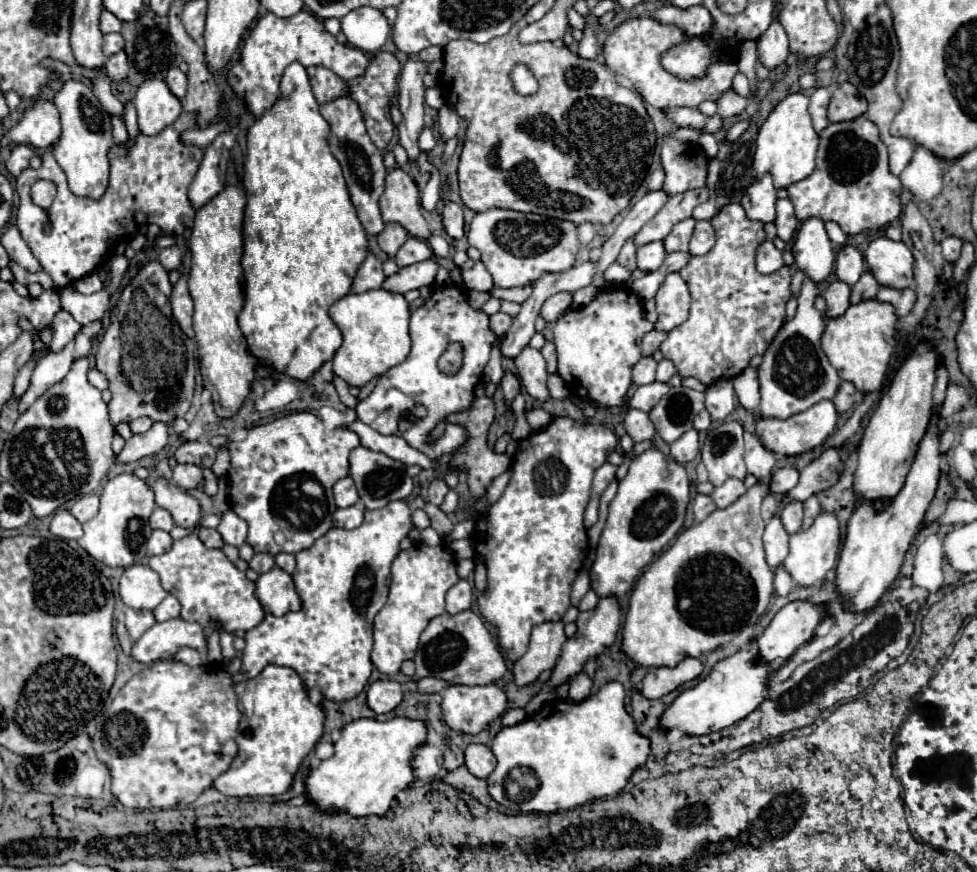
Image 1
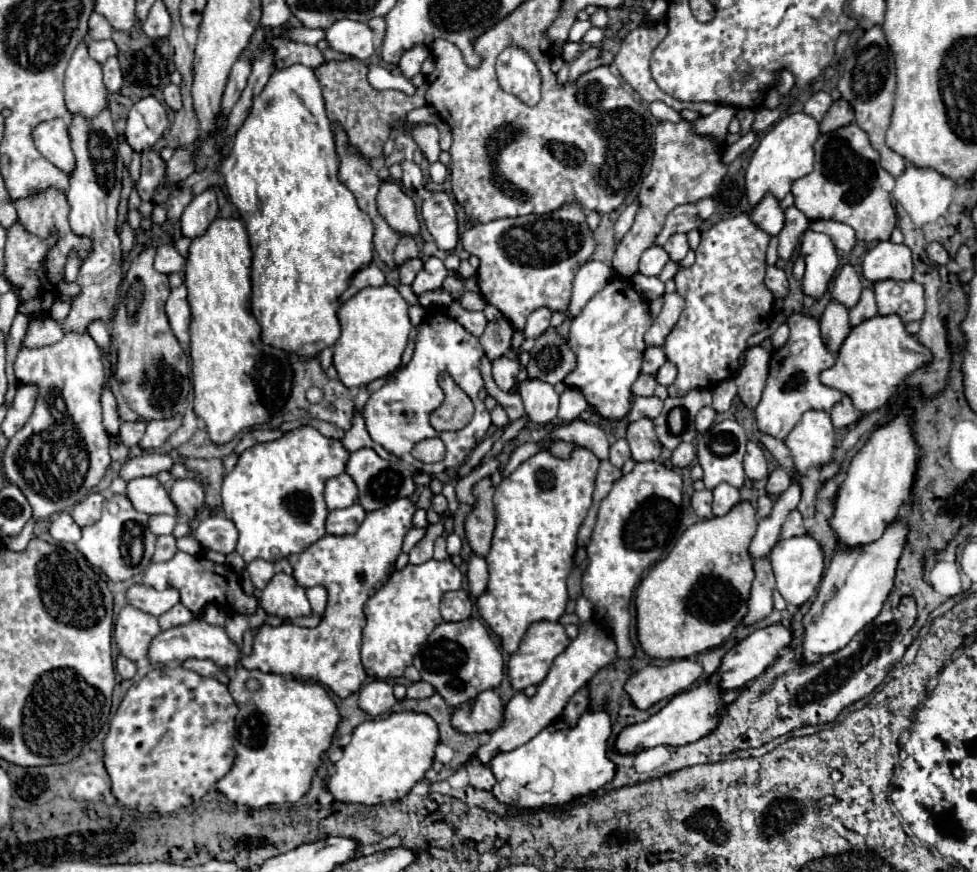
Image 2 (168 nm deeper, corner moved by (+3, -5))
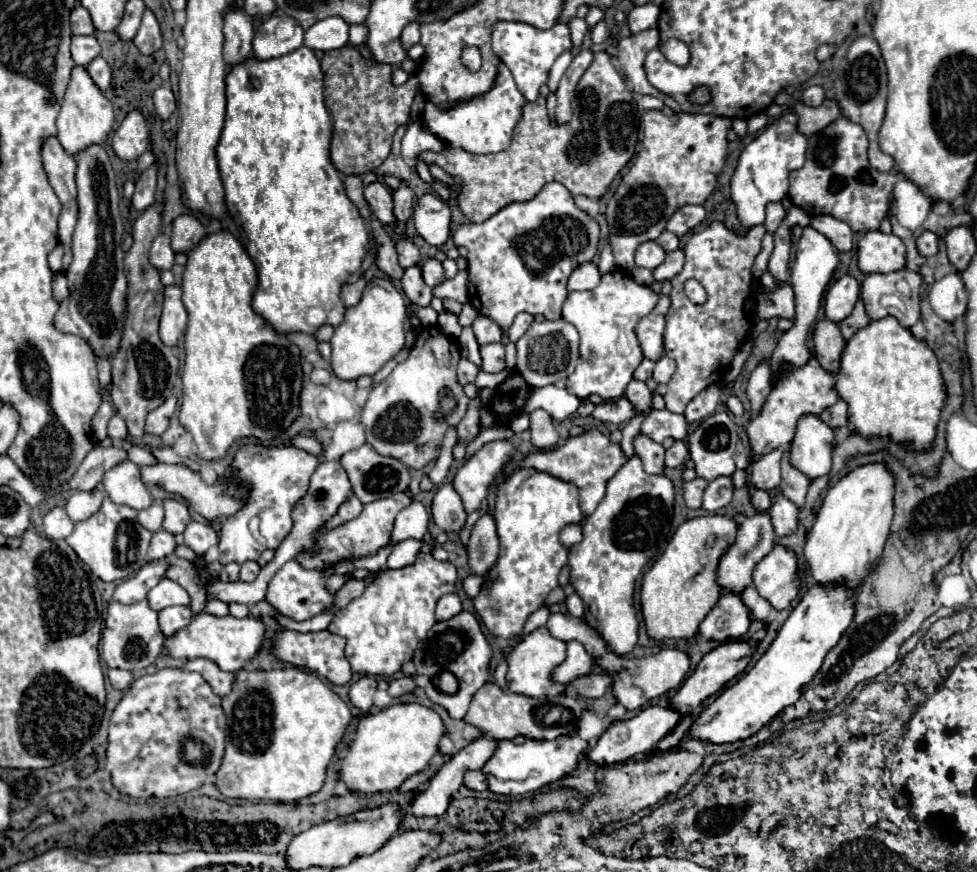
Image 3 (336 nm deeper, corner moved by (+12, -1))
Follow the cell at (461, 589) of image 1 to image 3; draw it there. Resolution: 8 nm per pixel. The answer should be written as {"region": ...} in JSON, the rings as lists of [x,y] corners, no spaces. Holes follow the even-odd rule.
{"region":[[[458,594],[442,596],[442,598],[438,600],[438,604],[436,604],[436,620],[450,620],[450,618],[456,616],[460,610],[462,610],[462,604],[460,604]]]}

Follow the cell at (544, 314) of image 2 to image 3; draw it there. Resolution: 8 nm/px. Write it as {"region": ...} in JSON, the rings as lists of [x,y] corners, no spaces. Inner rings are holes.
{"region":[[[522,312],[522,314],[518,314],[516,316],[516,320],[514,320],[514,324],[510,326],[510,330],[508,330],[508,336],[510,336],[510,340],[512,342],[516,342],[528,328],[530,328],[530,324],[534,322],[534,316],[532,314],[526,314],[526,312]]]}

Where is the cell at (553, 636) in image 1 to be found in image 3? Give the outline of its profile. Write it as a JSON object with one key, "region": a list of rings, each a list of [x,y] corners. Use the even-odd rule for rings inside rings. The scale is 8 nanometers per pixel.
{"region":[[[536,628],[530,634],[524,634],[522,640],[518,640],[518,644],[512,648],[512,652],[508,654],[506,662],[508,662],[508,686],[512,692],[516,694],[524,694],[524,696],[532,696],[532,698],[544,698],[552,686],[550,682],[550,672],[554,666],[558,666],[562,660],[566,658],[566,642],[556,640],[548,628]]]}

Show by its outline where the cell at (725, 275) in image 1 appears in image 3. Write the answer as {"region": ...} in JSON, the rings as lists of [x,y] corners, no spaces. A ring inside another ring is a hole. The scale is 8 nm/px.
{"region":[[[712,222],[706,230],[692,234],[686,242],[684,268],[670,280],[672,306],[666,316],[664,330],[664,354],[676,360],[676,372],[670,378],[668,392],[664,396],[670,412],[682,414],[694,396],[722,380],[732,356],[748,340],[754,326],[754,286],[750,270],[756,254],[760,252],[764,234],[766,228],[762,224],[744,234],[736,234],[722,222]],[[690,278],[704,286],[708,294],[704,304],[692,304],[684,294],[684,282]]]}

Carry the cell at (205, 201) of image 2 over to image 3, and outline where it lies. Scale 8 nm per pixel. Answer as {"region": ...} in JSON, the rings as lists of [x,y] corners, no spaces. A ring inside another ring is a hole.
{"region":[[[182,214],[172,222],[172,250],[188,252],[206,236],[206,228],[194,214]]]}

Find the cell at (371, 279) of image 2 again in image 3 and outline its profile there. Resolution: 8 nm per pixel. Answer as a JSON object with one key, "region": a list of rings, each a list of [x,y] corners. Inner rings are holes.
{"region":[[[360,276],[360,278],[358,278],[356,282],[352,282],[352,284],[344,284],[340,296],[342,296],[342,302],[344,302],[346,308],[348,308],[348,306],[354,306],[354,304],[360,300],[364,286],[366,286],[366,278],[364,278],[364,276]]]}

